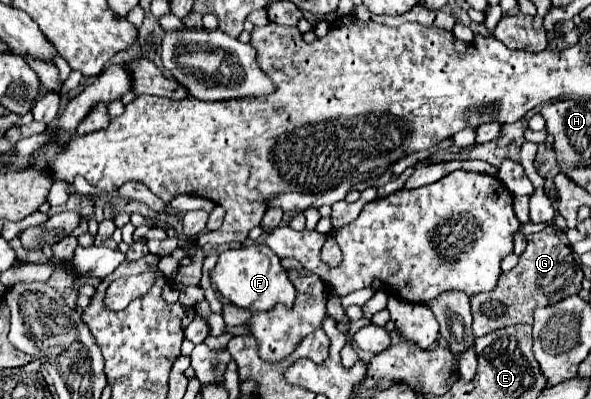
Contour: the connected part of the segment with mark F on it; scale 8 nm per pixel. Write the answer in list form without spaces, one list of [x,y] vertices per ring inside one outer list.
[[[265,244],[239,246],[221,252],[215,268],[209,272],[209,278],[223,298],[249,312],[265,312],[277,304],[293,306],[295,302],[295,288],[287,278],[287,270],[281,266],[277,254],[273,254]]]

